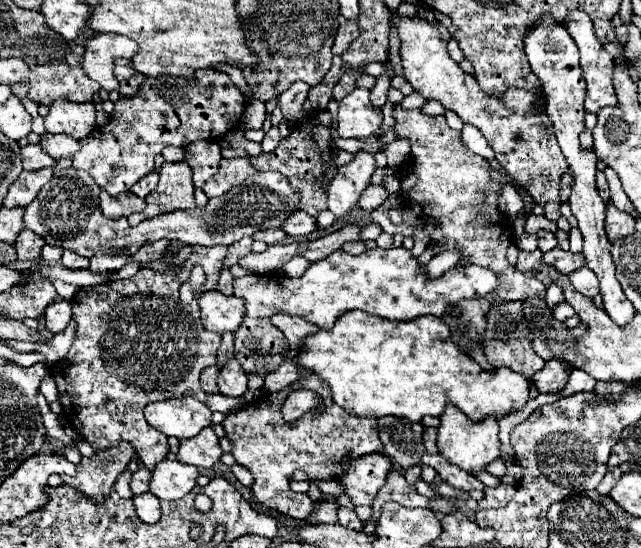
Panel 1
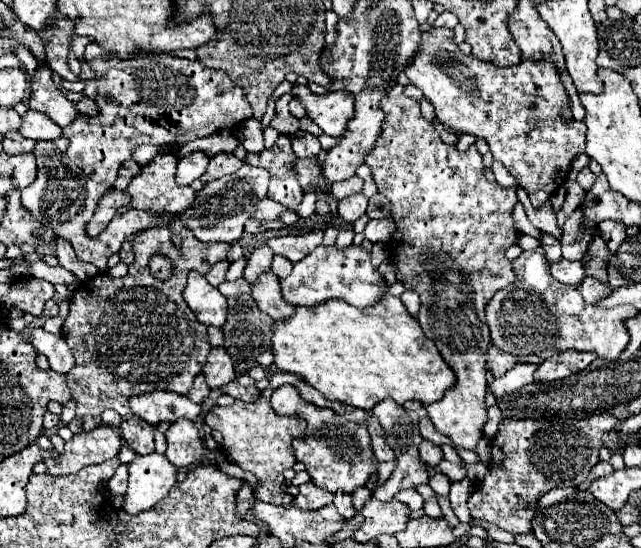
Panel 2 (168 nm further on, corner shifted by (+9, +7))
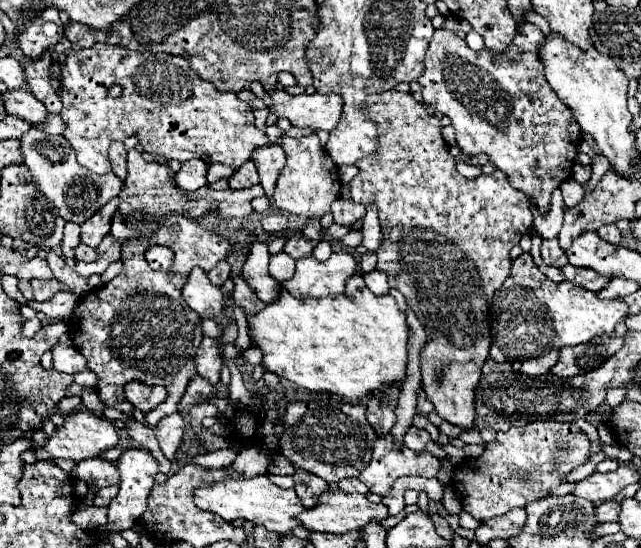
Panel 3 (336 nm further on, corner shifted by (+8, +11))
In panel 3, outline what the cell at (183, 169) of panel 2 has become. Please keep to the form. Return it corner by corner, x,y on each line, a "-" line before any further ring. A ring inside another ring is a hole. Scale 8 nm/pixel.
186,161
180,171
176,173
176,185
184,191
196,191
200,187
206,185
206,169
208,165
204,165
204,161

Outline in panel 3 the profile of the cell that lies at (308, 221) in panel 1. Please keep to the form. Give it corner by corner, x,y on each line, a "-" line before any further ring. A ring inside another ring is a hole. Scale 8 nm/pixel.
138,149
128,151
128,177
124,181
124,189
120,193
120,205
114,213
112,229
110,233
118,241
138,239
138,237
150,237
158,229
158,219
162,215
174,215
182,213
184,217
198,219
206,215
208,211
216,211
220,217
246,217
252,213
250,201
254,197
264,196
262,185
254,185
252,189
244,191
214,191
210,187
202,187
192,193
184,193
182,189
176,189
174,171
160,163
148,163
142,159
142,153

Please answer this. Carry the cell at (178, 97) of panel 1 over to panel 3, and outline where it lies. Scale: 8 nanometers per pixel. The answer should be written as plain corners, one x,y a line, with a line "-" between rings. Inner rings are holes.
96,43
90,49
80,49
68,53
64,65
60,67
62,87
62,119
66,123
64,137
76,151
78,163
88,167
90,171
104,175
110,171
108,147
114,141
124,141
126,137
136,137
146,153
160,155
164,159
176,159
180,163
190,159
202,159
206,163
222,163
232,169
240,169
246,161
252,159
252,153
260,147
270,145
266,133
254,127
252,109
236,97
236,93
220,93
212,83
196,77
192,73
188,61
168,55
168,53
152,53
152,51
130,51
120,45
-
112,85
122,87
120,97
110,97
108,89

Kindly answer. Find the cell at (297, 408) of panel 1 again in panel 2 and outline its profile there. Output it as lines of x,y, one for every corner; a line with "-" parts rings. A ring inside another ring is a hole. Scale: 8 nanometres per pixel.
281,385
271,395
271,407
277,415
303,417
307,421
307,441
295,441
295,457
307,467
313,483
331,493
353,493
363,487
373,473
377,473
377,461
371,451
371,439
365,425
355,425
327,407
307,403
293,385

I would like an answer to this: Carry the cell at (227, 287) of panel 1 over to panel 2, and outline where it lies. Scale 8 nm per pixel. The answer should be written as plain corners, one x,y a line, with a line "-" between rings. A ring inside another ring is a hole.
219,261
211,267
211,271
205,275
205,279
213,285
213,287
219,287
219,283
225,281
225,273
229,269
229,261

